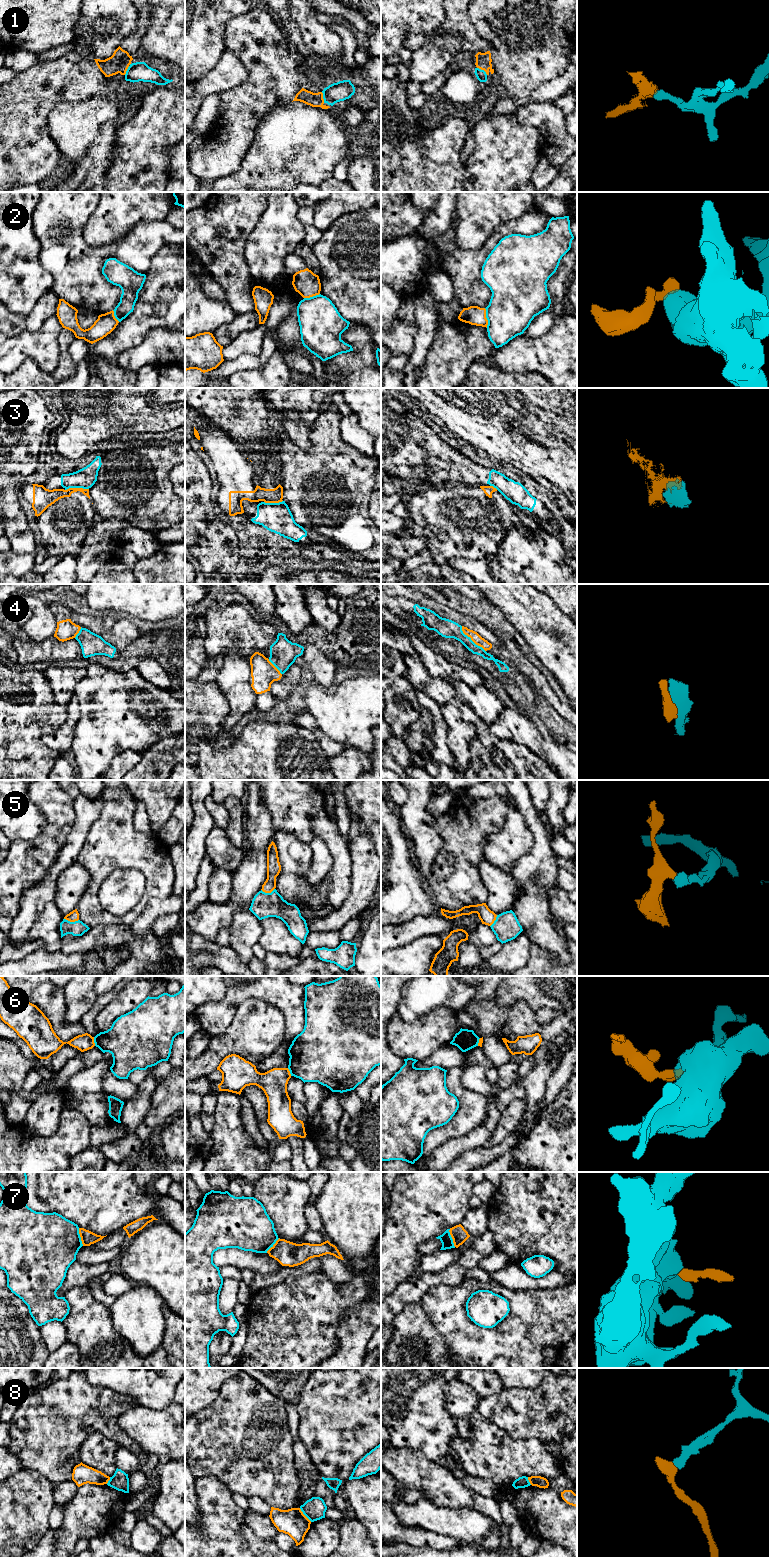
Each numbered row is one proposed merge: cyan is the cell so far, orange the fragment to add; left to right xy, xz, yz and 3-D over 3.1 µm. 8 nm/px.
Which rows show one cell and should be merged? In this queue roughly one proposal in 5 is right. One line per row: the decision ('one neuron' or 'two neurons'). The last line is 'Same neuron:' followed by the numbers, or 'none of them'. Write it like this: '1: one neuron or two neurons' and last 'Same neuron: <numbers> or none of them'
1: one neuron
2: two neurons
3: two neurons
4: two neurons
5: two neurons
6: two neurons
7: two neurons
8: two neurons
Same neuron: 1

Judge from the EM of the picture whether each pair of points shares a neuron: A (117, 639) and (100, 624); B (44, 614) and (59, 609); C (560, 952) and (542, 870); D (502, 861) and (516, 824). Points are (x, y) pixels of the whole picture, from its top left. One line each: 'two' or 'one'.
A: two
B: two
C: one
D: one

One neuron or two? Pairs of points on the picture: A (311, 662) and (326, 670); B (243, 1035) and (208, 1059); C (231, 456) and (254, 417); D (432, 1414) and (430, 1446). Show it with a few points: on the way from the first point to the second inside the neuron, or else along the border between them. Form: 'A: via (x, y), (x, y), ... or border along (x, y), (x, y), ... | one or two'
A: via (315, 662), (322, 668) | one
B: via (234, 1044), (228, 1044), (217, 1055) | one
C: border along (233, 438), (250, 459) | two
D: via (426, 1422), (426, 1431), (430, 1438) | one

